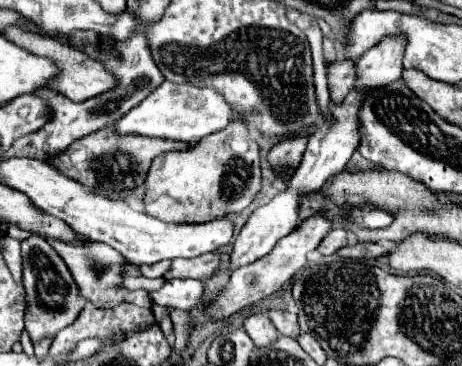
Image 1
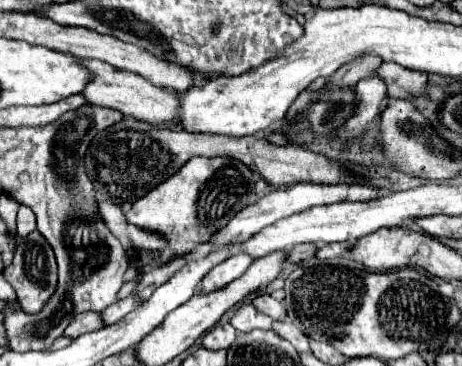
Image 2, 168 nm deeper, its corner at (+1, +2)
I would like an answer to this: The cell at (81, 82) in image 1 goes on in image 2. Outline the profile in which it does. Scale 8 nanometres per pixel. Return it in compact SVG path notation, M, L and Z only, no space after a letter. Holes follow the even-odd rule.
M79 59L79 63L83 63L83 67L91 67L91 71L95 71L95 79L91 79L91 83L87 83L85 91L81 93L83 97L89 99L89 103L101 105L101 107L113 107L127 117L135 117L135 119L141 119L141 121L147 121L147 123L153 123L153 125L163 125L163 123L169 125L169 123L177 121L175 91L157 87L137 73L115 69L107 63L103 63L103 61Z

